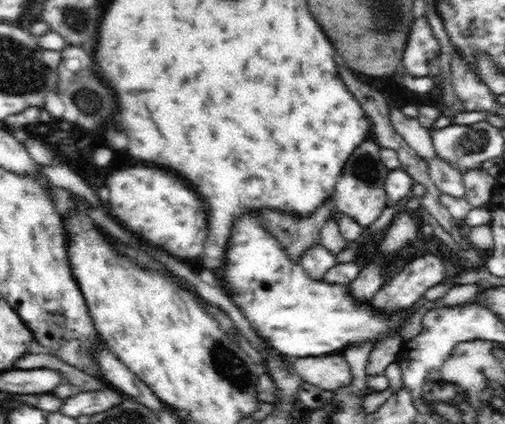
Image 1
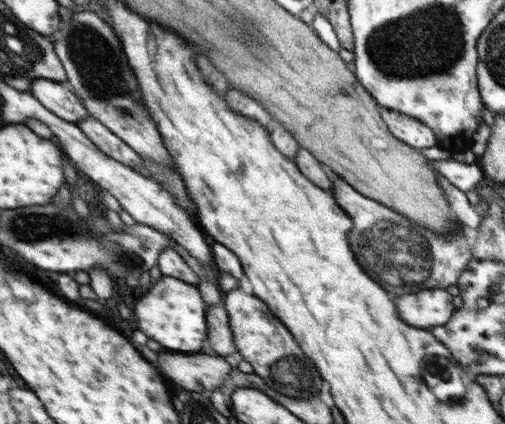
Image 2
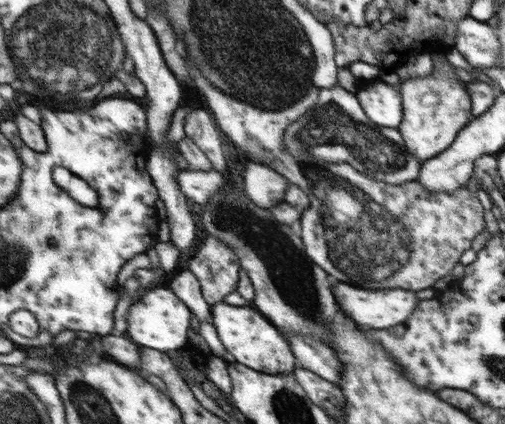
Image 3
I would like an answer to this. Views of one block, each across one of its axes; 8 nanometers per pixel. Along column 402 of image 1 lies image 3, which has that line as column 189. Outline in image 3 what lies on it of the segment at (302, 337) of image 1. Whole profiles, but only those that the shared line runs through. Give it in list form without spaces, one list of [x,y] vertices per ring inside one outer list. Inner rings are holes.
[[[145,287],[140,293],[140,300],[130,306],[128,312],[128,336],[140,347],[151,348],[163,353],[177,351],[188,344],[188,328],[192,313],[186,303],[168,288]]]

